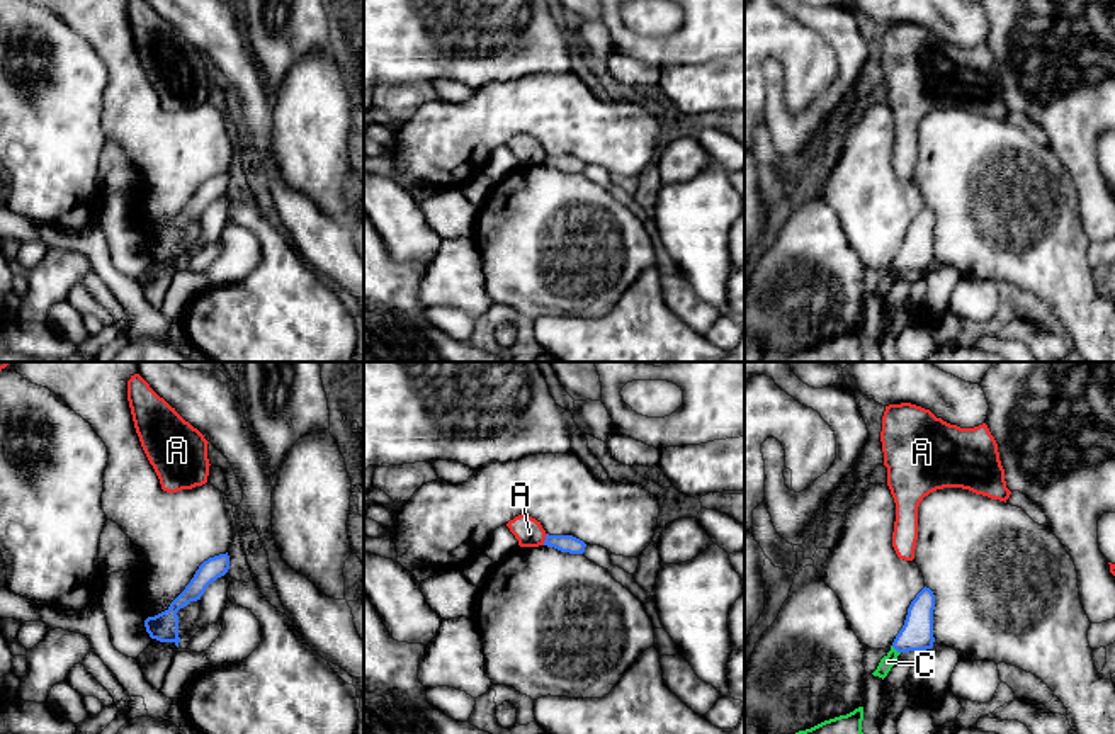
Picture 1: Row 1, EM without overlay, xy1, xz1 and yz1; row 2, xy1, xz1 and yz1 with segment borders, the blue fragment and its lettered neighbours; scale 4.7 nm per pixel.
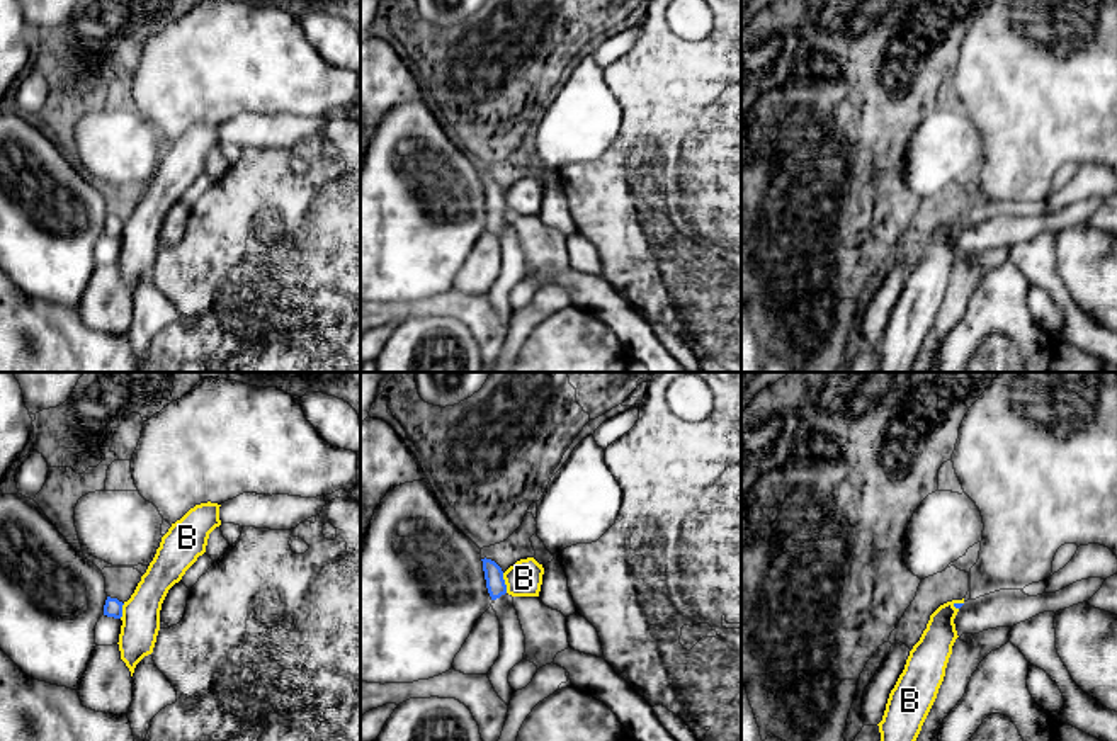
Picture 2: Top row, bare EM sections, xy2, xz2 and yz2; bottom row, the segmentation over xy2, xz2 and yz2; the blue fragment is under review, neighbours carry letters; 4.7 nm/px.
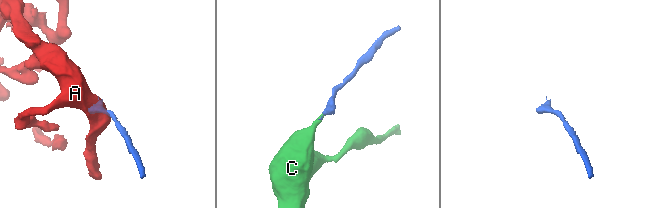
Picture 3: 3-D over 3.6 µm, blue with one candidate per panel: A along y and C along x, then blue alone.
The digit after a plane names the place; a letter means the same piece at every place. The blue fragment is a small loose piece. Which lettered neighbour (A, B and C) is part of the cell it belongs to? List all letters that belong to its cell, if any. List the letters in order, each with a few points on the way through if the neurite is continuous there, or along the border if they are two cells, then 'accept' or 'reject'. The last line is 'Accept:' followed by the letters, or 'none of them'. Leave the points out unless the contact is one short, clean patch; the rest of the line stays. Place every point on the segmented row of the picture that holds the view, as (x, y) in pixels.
A: border along xz1 (548, 534), (543, 544); reject
B: border along xz2 (502, 573), (507, 592); reject
C: runs through yz1 (916, 634), (896, 649), (888, 661); accept
Accept: C

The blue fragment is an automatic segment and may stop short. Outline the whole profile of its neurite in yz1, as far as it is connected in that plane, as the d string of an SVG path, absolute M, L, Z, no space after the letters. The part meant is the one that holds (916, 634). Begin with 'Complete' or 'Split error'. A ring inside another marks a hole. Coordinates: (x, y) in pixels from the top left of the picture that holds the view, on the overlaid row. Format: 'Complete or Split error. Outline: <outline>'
Split error. Outline: M923 588L908 608L903 629L896 635L891 651L880 659L874 676L886 678L901 652L926 651L933 647L935 595Z

